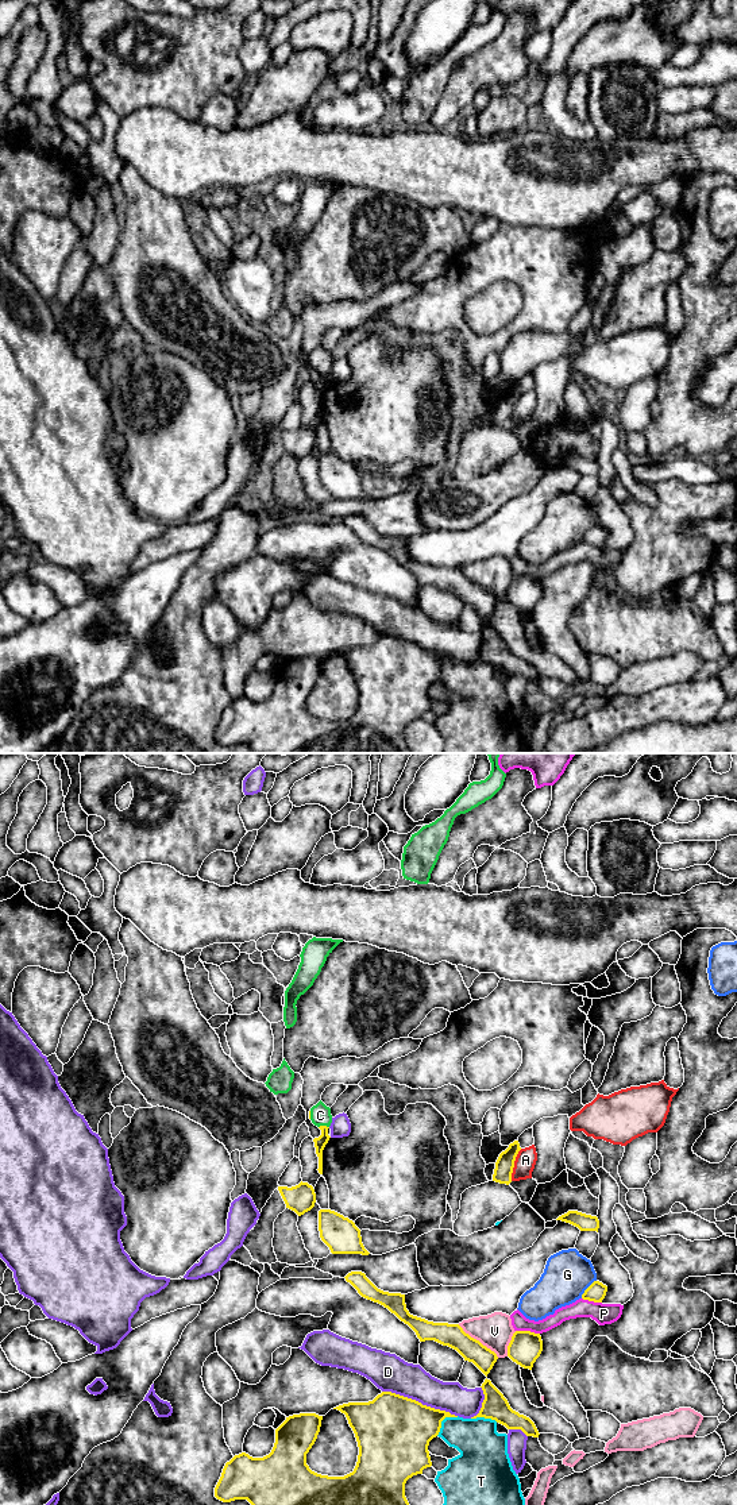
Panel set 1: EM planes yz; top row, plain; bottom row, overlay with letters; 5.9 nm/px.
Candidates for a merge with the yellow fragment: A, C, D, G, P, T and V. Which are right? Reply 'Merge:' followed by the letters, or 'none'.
Merge: C

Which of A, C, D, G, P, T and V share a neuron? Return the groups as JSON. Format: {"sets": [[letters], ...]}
{"sets": [["A"], ["C"], ["D"], ["G"], ["P"], ["T"], ["V"]]}

